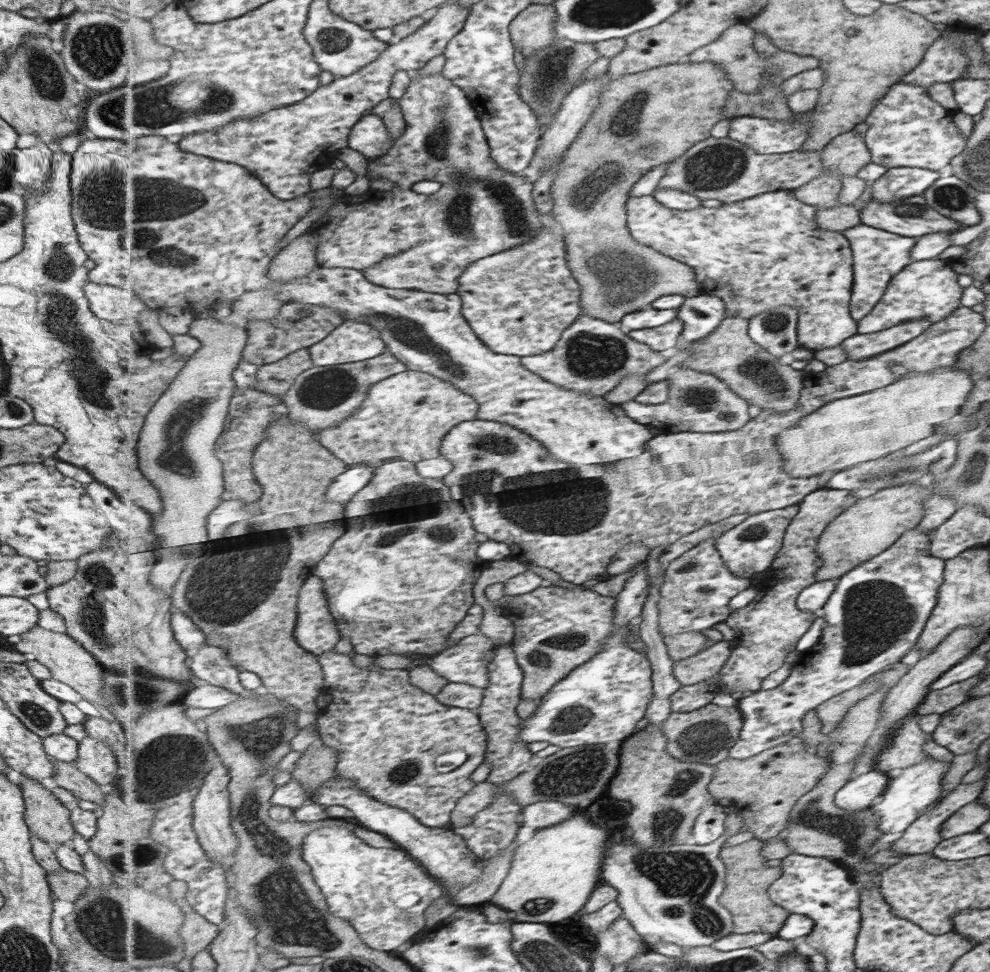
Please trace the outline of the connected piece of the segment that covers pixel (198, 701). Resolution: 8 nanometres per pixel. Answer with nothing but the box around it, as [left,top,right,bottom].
[181,682,241,709]

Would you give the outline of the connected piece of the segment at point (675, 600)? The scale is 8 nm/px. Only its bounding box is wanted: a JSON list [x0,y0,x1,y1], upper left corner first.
[659,538,751,638]

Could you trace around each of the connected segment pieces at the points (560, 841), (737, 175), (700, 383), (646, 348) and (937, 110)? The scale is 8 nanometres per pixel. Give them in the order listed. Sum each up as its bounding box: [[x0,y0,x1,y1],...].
[[491,810,609,922],[658,137,824,204],[621,367,751,433],[522,315,668,396],[864,81,966,172]]

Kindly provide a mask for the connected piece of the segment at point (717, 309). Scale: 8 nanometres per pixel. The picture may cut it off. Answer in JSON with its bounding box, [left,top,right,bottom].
[678,292,727,345]

